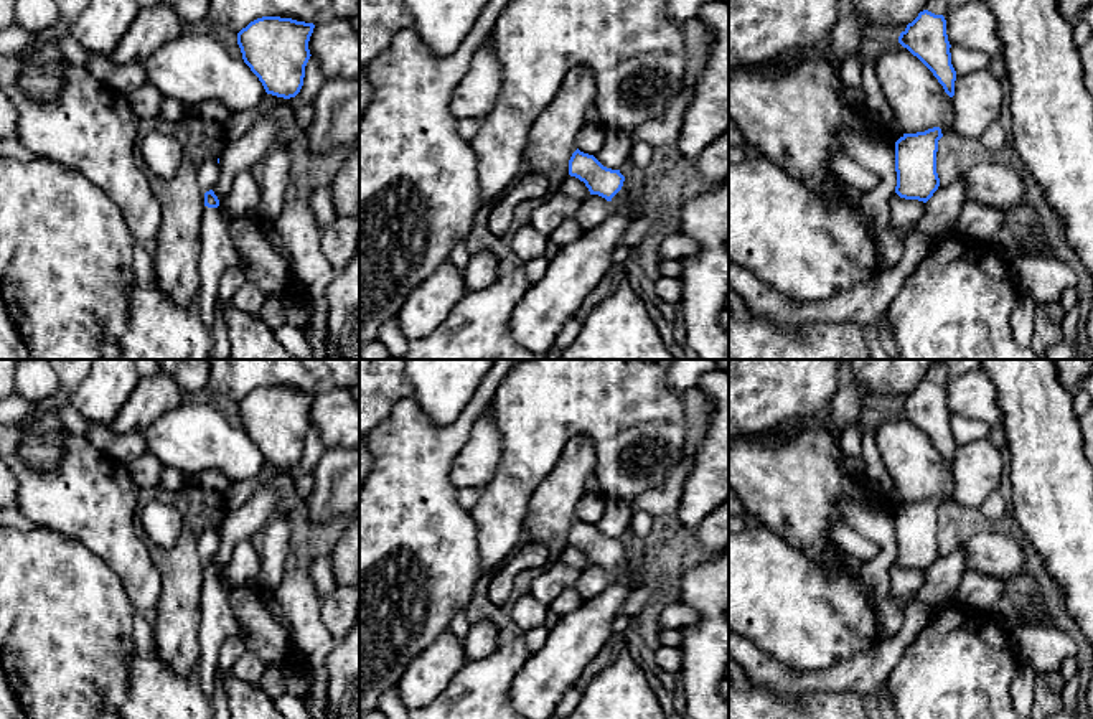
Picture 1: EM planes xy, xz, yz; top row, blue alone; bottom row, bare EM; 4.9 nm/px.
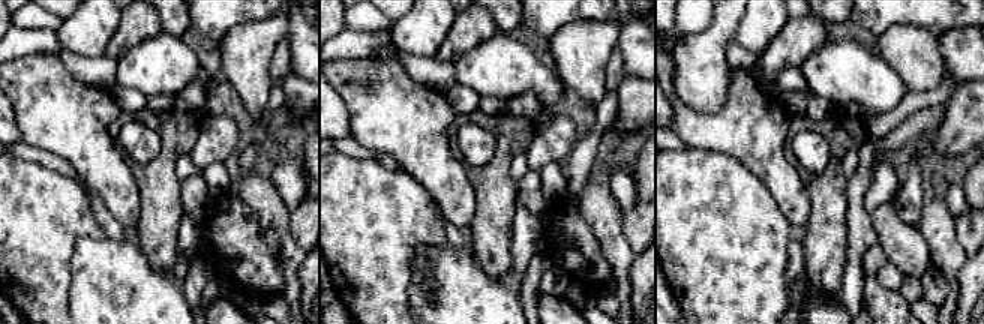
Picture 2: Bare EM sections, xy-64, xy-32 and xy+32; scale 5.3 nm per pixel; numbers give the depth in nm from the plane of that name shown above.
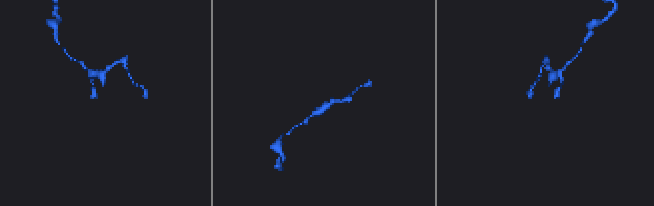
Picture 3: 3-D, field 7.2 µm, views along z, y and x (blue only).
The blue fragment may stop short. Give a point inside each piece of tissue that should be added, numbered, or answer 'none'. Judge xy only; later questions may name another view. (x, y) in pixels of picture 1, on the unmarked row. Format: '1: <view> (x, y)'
1: xy (218, 622)

